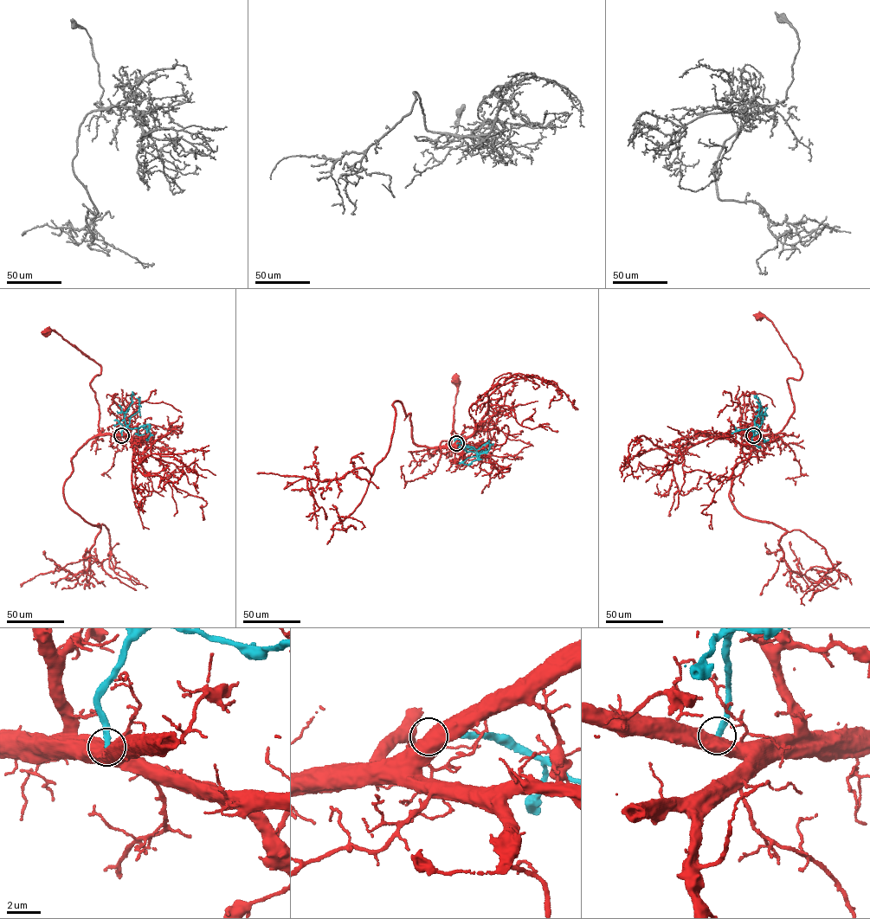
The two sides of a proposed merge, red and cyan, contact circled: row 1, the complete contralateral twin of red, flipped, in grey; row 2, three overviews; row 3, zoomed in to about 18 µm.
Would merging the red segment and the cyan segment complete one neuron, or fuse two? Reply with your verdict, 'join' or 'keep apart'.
keep apart

